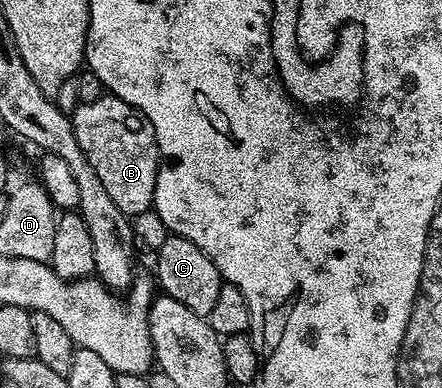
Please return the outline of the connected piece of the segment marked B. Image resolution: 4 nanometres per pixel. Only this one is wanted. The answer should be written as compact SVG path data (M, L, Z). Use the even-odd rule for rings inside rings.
M109 93L96 101L79 102L72 112L72 122L76 142L84 149L88 165L92 165L96 177L100 177L116 209L131 217L149 212L154 205L158 172L156 133L150 122L135 107Z

